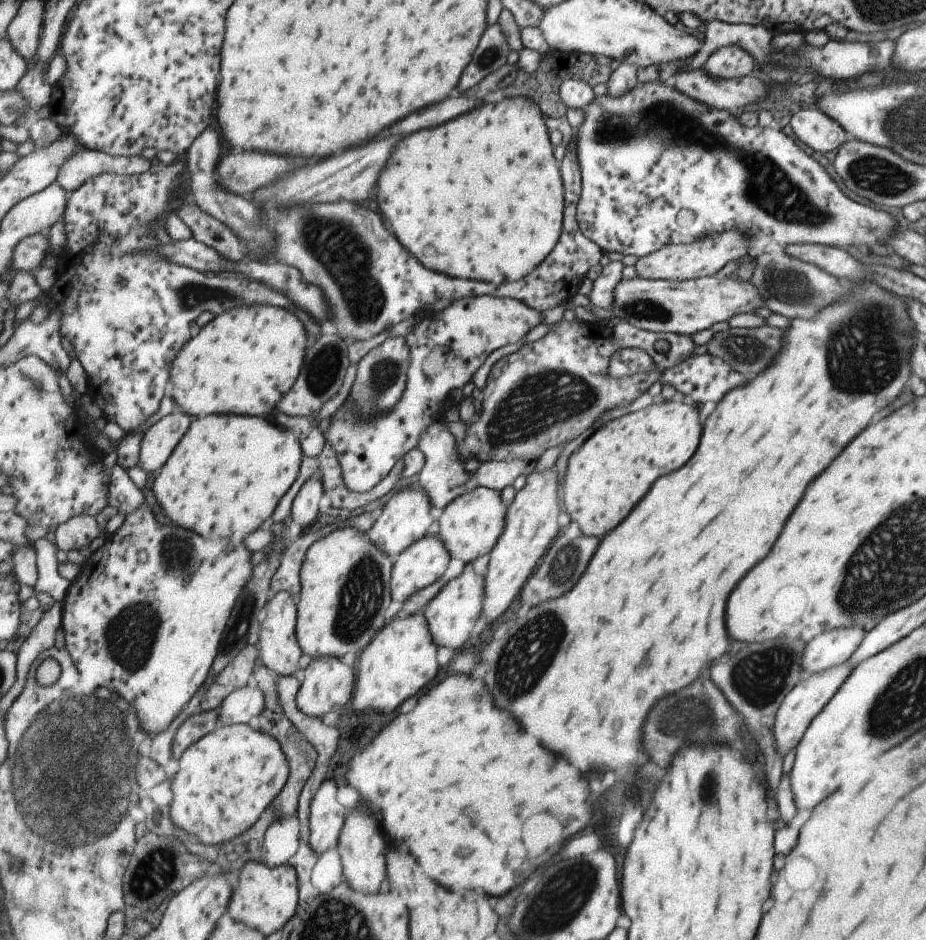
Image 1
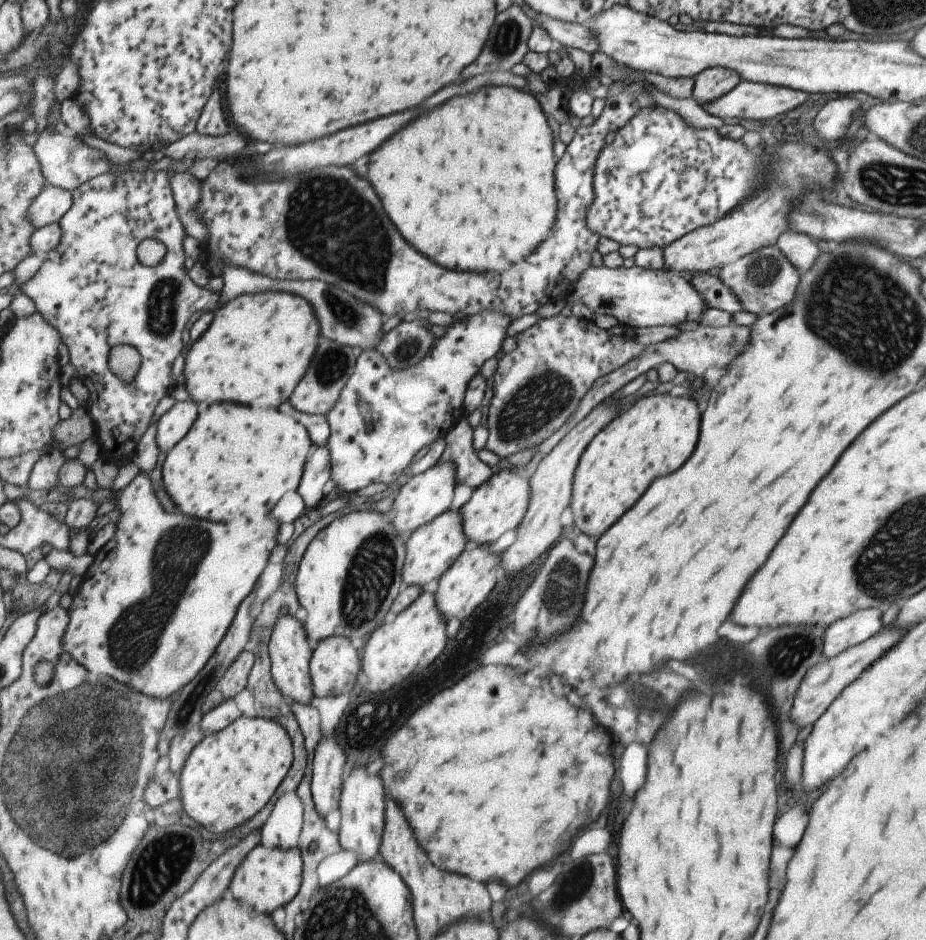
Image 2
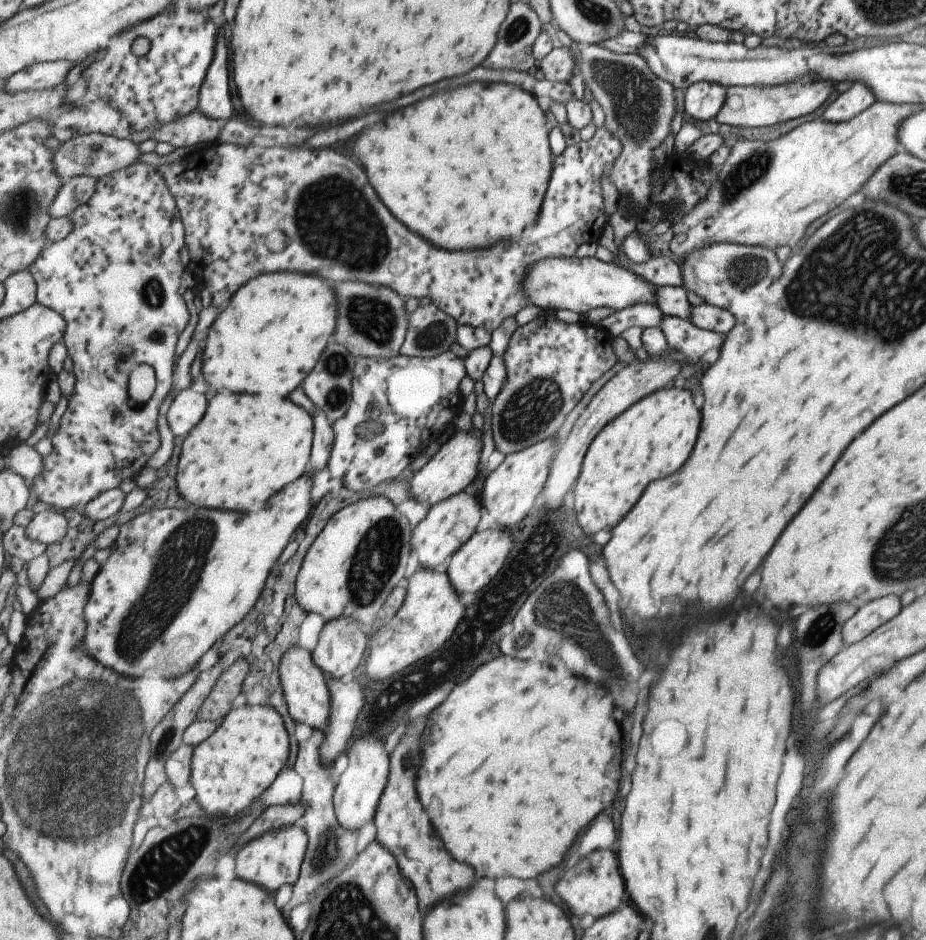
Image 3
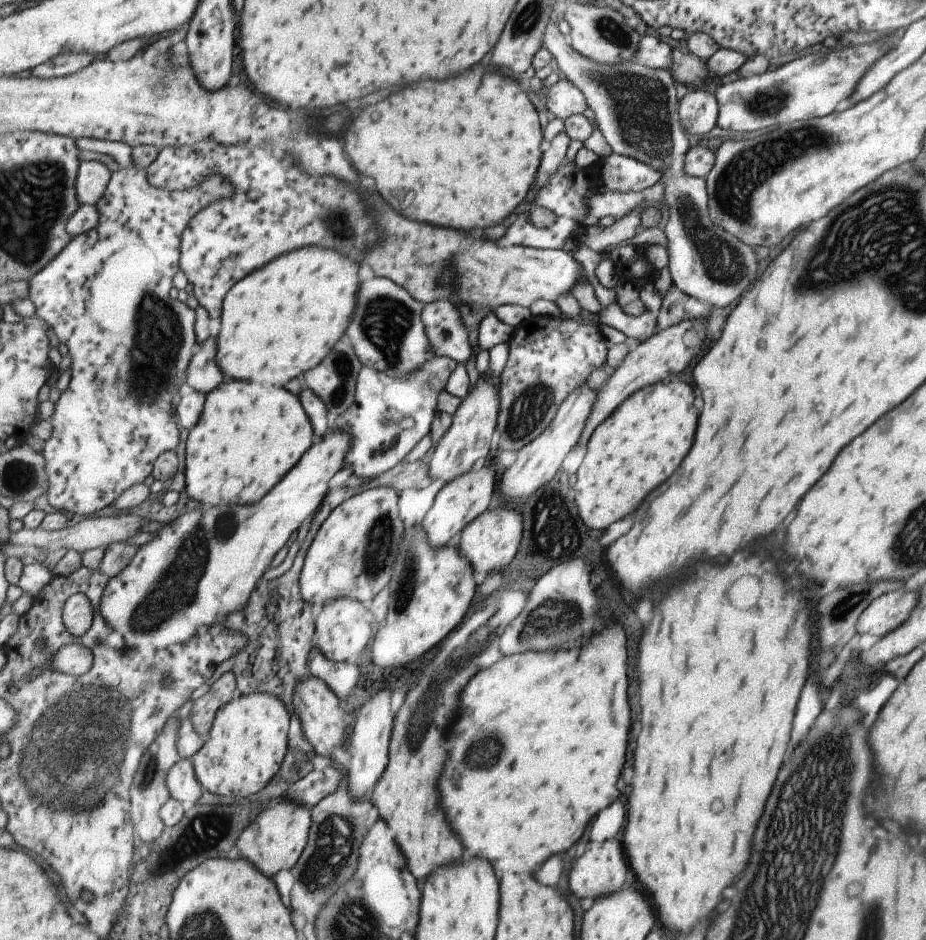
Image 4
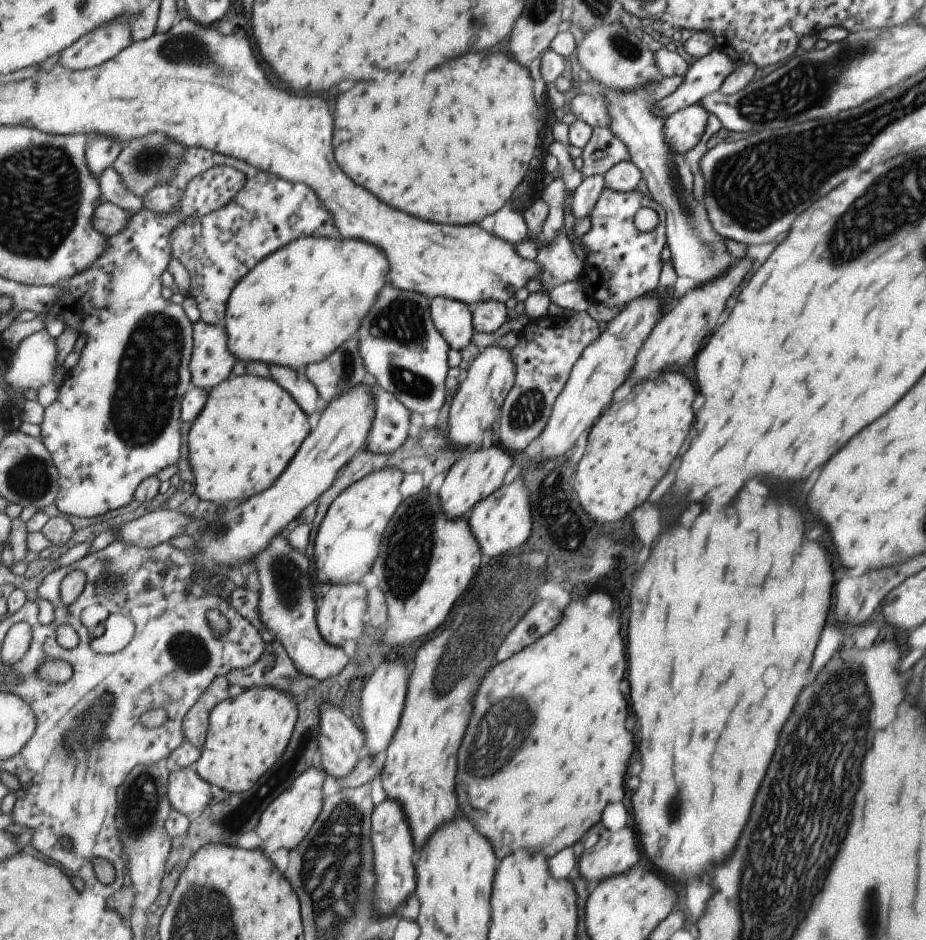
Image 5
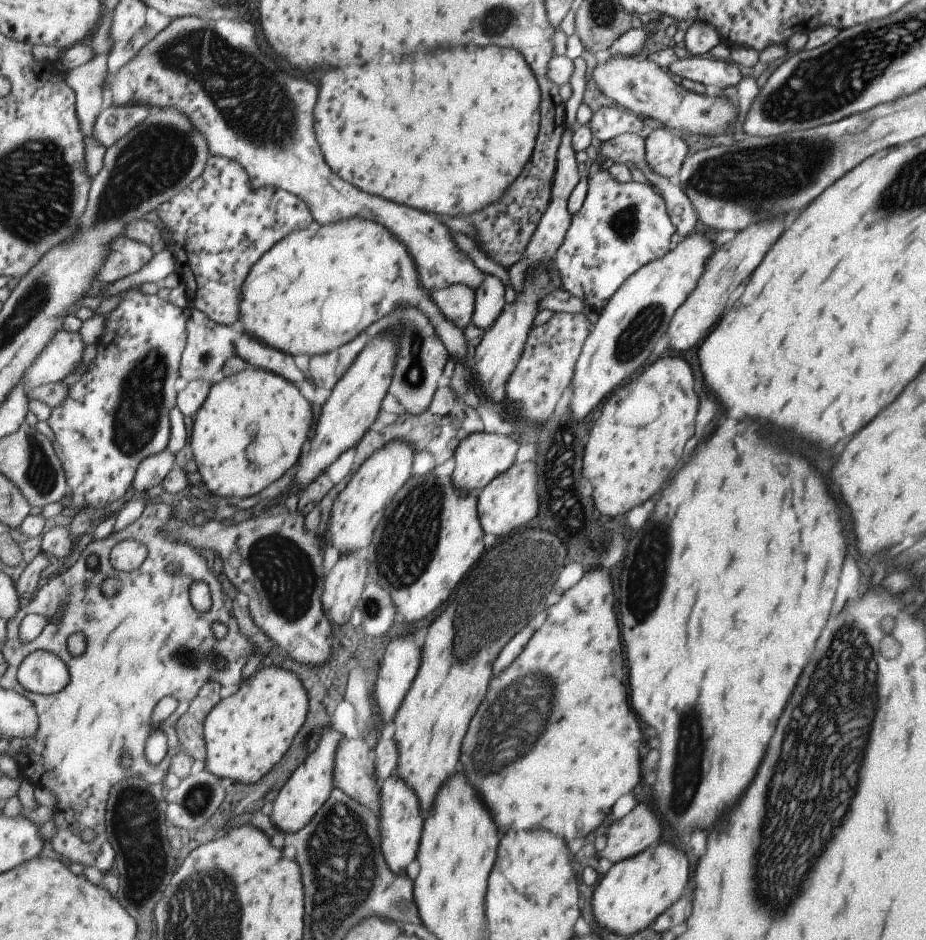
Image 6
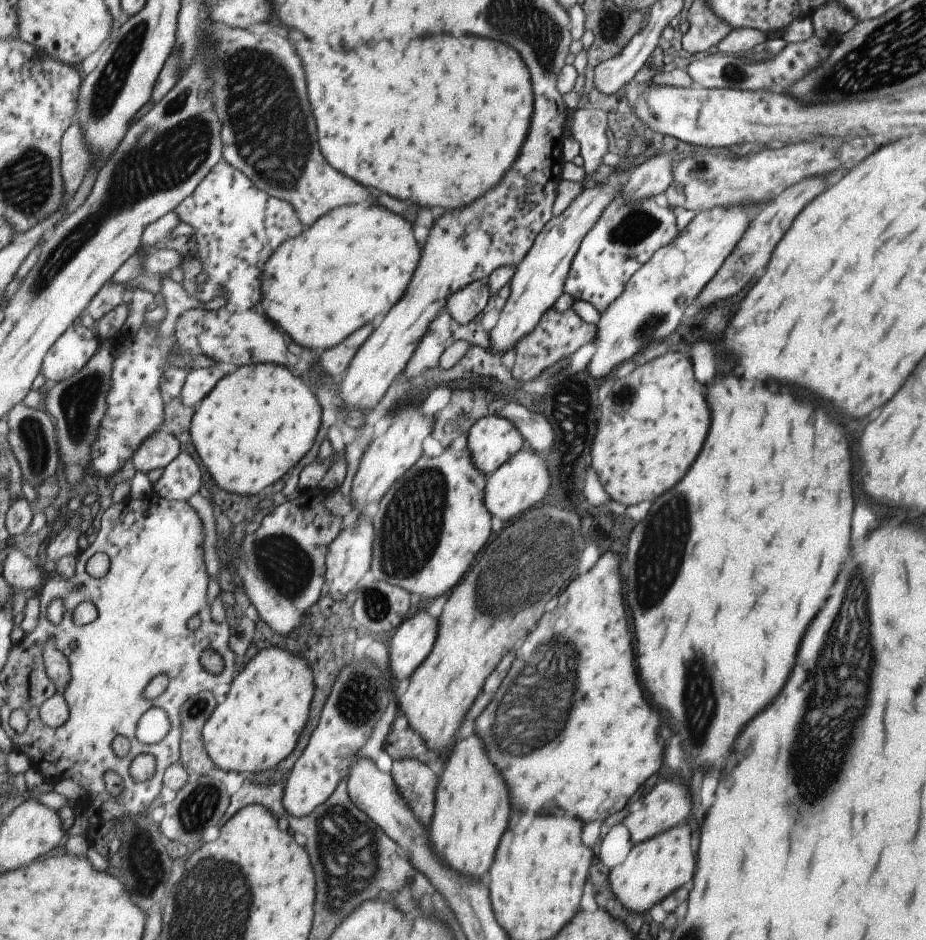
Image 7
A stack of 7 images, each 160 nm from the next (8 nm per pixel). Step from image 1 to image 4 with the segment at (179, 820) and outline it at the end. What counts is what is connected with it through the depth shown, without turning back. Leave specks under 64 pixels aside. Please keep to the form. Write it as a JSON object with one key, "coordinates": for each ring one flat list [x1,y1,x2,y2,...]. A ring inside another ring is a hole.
{"coordinates":[[253,693,243,695,228,702,217,711,212,731,206,738,203,748,191,758,196,768,197,778,204,786,204,790,219,796,248,797,259,790,263,790,269,780,279,772,283,760,291,745,290,724,291,713,288,704,277,695,271,693]]}

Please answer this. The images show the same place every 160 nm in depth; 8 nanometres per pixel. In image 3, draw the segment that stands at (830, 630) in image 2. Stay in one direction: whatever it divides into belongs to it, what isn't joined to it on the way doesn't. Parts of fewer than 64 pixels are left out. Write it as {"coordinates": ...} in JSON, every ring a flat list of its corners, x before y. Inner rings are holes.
{"coordinates":[[885,595,861,605,841,627,843,646,864,639,877,627,891,620,900,611,900,608,901,602,895,595]]}

